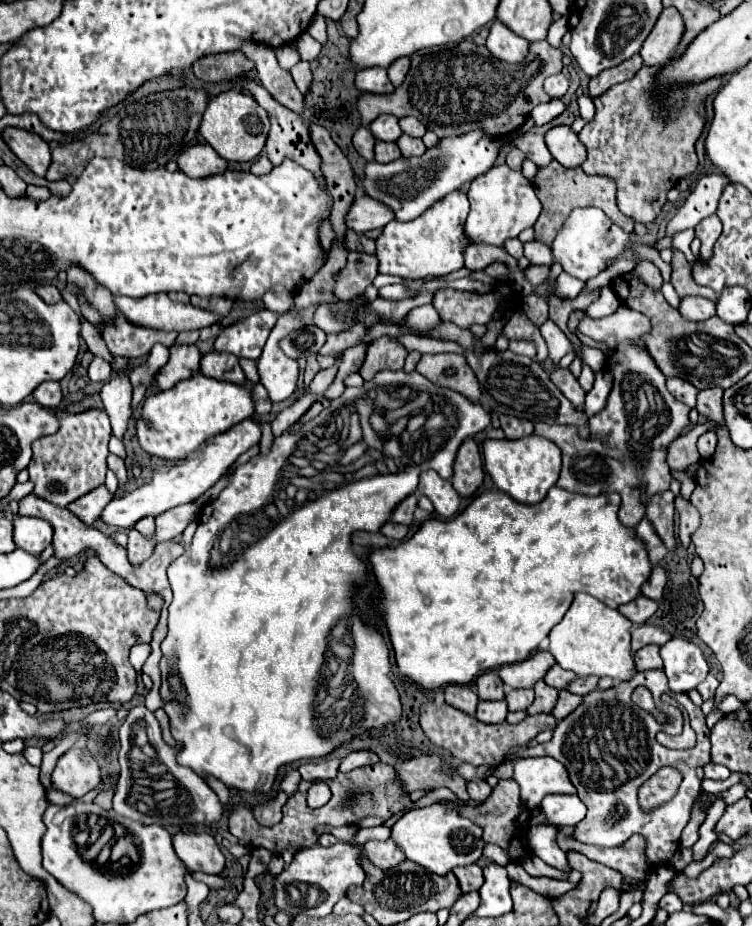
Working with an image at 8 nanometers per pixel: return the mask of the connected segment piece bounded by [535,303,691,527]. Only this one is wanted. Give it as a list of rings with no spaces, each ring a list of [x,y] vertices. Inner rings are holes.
[[[619,305],[619,309],[603,319],[591,319],[585,317],[579,323],[579,331],[603,345],[607,345],[607,369],[613,375],[613,389],[609,393],[607,399],[607,407],[593,415],[589,419],[589,431],[591,437],[583,439],[579,437],[579,429],[575,425],[539,425],[535,423],[535,433],[553,441],[561,453],[563,453],[563,465],[561,465],[561,477],[557,481],[557,485],[565,491],[571,493],[581,493],[581,495],[605,495],[605,493],[619,493],[621,495],[621,509],[619,509],[619,521],[625,527],[635,527],[643,517],[645,517],[645,501],[643,495],[647,493],[657,495],[669,489],[671,483],[671,469],[665,461],[667,457],[667,447],[681,435],[681,431],[689,425],[689,407],[685,407],[681,401],[677,401],[665,387],[665,375],[661,373],[661,369],[657,369],[657,363],[653,361],[653,357],[649,355],[649,351],[645,347],[639,345],[641,335],[649,333],[651,329],[651,321],[645,319],[643,313],[627,307],[627,305]]]

